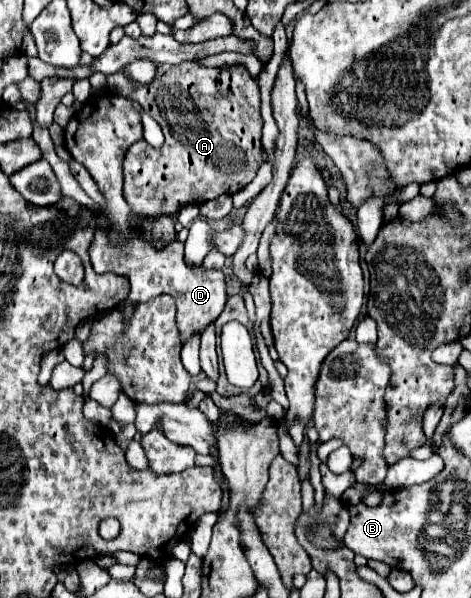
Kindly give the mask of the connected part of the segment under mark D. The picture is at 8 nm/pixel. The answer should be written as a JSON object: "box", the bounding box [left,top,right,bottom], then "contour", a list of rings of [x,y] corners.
{"box":[22,101,226,345],"contour":[[[22,101],[26,105],[26,113],[32,119],[34,125],[34,133],[32,139],[42,145],[42,153],[44,159],[50,161],[60,185],[62,185],[62,193],[66,197],[72,197],[78,205],[82,205],[84,209],[88,209],[94,217],[96,217],[96,233],[94,233],[94,241],[90,243],[90,265],[96,273],[106,273],[106,271],[116,271],[120,275],[126,275],[130,279],[130,295],[128,299],[132,303],[142,303],[142,301],[150,301],[160,293],[168,293],[176,299],[178,305],[178,331],[182,337],[182,345],[188,343],[188,339],[196,333],[202,333],[210,323],[214,323],[220,313],[224,311],[226,305],[226,283],[224,283],[224,273],[222,271],[214,271],[214,269],[204,269],[204,267],[190,267],[184,261],[184,247],[180,241],[174,241],[170,245],[166,245],[162,251],[156,251],[150,243],[146,243],[144,239],[132,237],[126,243],[114,243],[108,237],[108,231],[112,229],[110,219],[106,219],[106,215],[102,215],[100,207],[82,191],[82,187],[78,185],[78,181],[74,179],[74,175],[68,169],[68,163],[64,163],[62,159],[58,159],[58,155],[54,153],[54,145],[52,139],[48,135],[48,127],[38,127],[38,123],[34,123],[34,103]]]}

